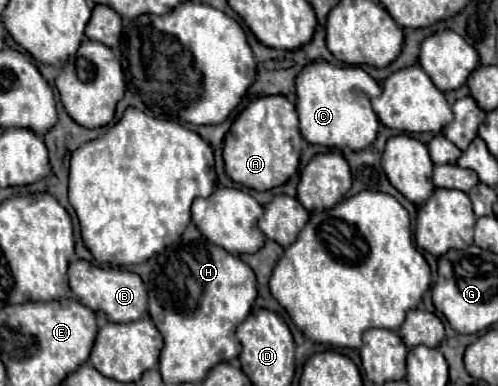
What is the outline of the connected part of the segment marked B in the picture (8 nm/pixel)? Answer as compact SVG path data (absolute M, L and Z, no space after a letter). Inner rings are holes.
M77 260L69 264L69 286L77 300L91 308L93 312L103 312L109 322L135 322L147 314L147 292L143 280L127 270L119 268L99 268L87 260Z

